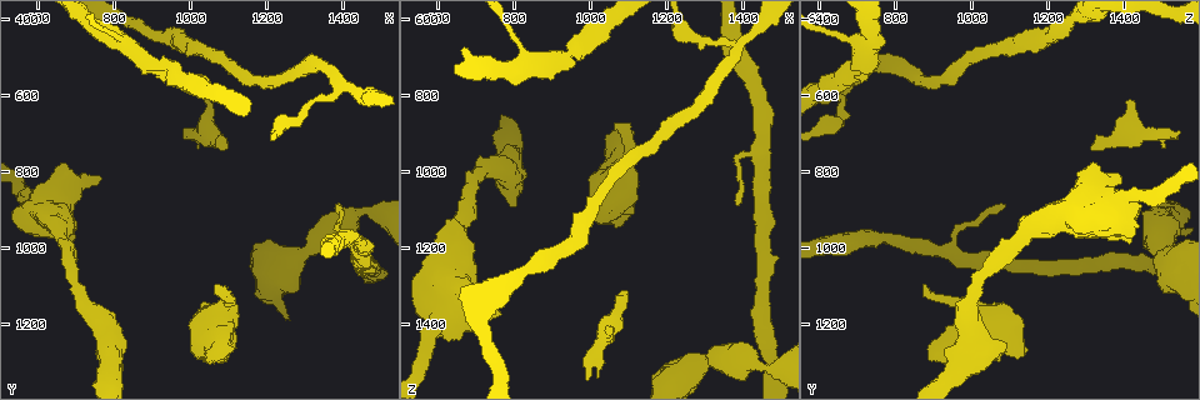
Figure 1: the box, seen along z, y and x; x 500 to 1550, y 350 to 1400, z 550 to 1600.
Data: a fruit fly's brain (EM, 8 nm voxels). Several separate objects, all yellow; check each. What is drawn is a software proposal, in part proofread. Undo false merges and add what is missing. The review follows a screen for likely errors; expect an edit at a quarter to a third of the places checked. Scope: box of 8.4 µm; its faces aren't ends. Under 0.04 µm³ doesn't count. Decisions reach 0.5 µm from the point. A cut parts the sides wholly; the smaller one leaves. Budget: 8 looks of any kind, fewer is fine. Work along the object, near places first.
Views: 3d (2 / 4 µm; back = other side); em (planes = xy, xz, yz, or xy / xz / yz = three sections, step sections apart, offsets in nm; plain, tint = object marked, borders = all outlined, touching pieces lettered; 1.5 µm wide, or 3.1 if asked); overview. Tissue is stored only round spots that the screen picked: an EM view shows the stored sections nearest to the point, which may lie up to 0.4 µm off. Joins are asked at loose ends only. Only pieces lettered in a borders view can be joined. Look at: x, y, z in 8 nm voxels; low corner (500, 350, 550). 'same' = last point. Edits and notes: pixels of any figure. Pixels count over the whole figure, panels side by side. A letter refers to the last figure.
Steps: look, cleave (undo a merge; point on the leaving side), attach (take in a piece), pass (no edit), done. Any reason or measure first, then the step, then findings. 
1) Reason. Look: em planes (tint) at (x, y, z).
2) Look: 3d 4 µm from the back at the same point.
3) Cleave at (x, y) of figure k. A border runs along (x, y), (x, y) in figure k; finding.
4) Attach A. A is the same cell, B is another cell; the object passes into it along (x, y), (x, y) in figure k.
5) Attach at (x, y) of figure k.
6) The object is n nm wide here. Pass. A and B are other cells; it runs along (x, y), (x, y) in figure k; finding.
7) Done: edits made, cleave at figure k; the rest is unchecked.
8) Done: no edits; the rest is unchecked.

Thick turns thin. Look: em planes (borders) at (595, 865, 1395).

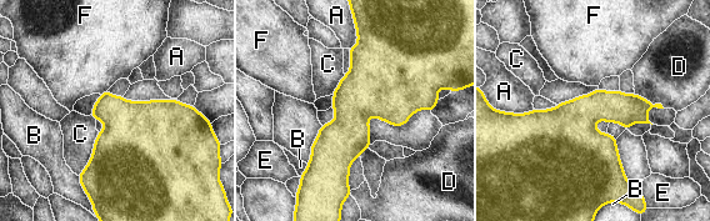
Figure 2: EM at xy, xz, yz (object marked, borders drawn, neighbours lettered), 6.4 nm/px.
The longest contact is with C, 320 nm. Pass. A, B, C, D, E and F are other cells; a border runs along (106, 90), (100, 94) in figure 2; continuous, no second cell.

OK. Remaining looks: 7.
Free end. Look: 3d 2 µm at (1100, 735, 1315).

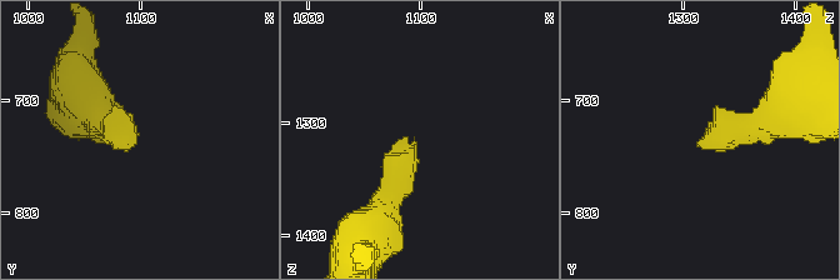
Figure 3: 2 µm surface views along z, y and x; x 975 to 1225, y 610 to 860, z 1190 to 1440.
Look: em xy step 8 (borders) at (1098, 738, 1314).

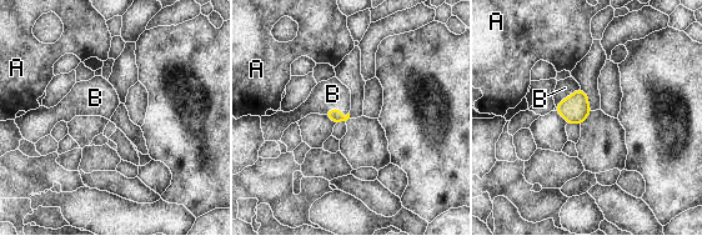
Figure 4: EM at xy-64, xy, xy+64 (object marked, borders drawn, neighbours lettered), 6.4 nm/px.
Attach B. B is the same cell, A is another cell; the object passes into it along (335, 114), (337, 109), (332, 94) in figure 4; the cell continues.

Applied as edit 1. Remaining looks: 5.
Done: edits made, attach at figure 4; the rest is unchecked.

